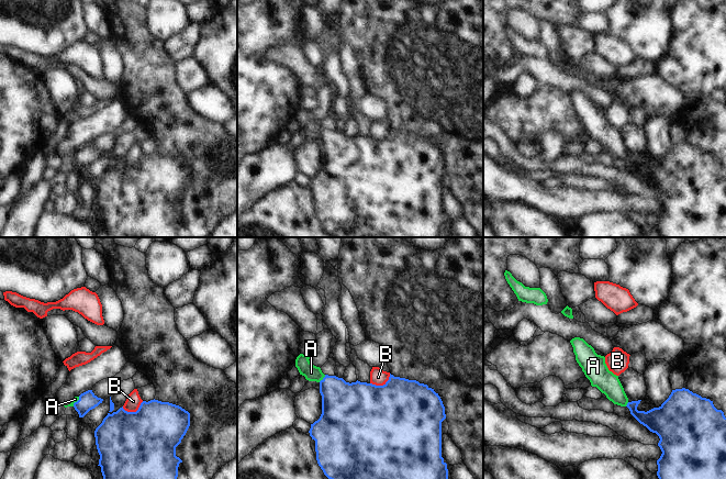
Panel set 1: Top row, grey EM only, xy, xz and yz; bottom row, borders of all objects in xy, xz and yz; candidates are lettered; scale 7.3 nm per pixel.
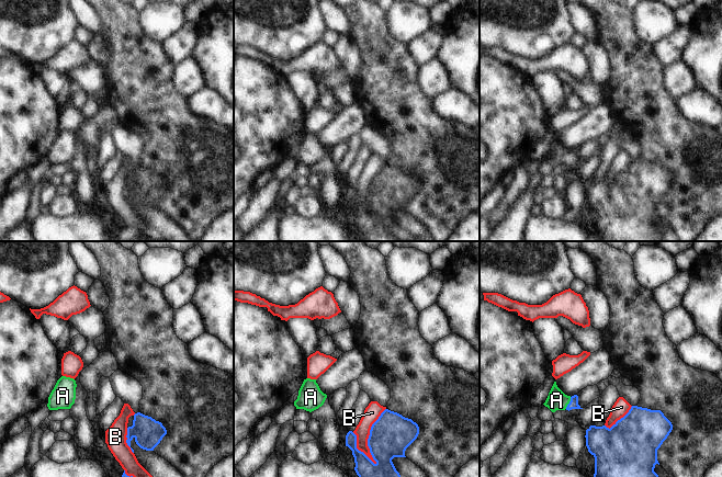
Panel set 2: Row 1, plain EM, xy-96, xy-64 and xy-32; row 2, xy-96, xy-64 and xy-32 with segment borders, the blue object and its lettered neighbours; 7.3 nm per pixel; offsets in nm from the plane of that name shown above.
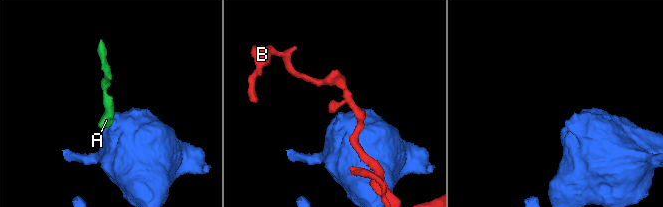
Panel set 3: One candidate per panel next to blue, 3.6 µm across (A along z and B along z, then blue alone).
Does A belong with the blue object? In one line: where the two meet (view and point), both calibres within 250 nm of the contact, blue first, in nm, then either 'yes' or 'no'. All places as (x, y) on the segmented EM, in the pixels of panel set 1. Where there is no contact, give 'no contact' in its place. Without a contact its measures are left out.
contact xz (323, 378); calibres 320 and 120 nm; yes

